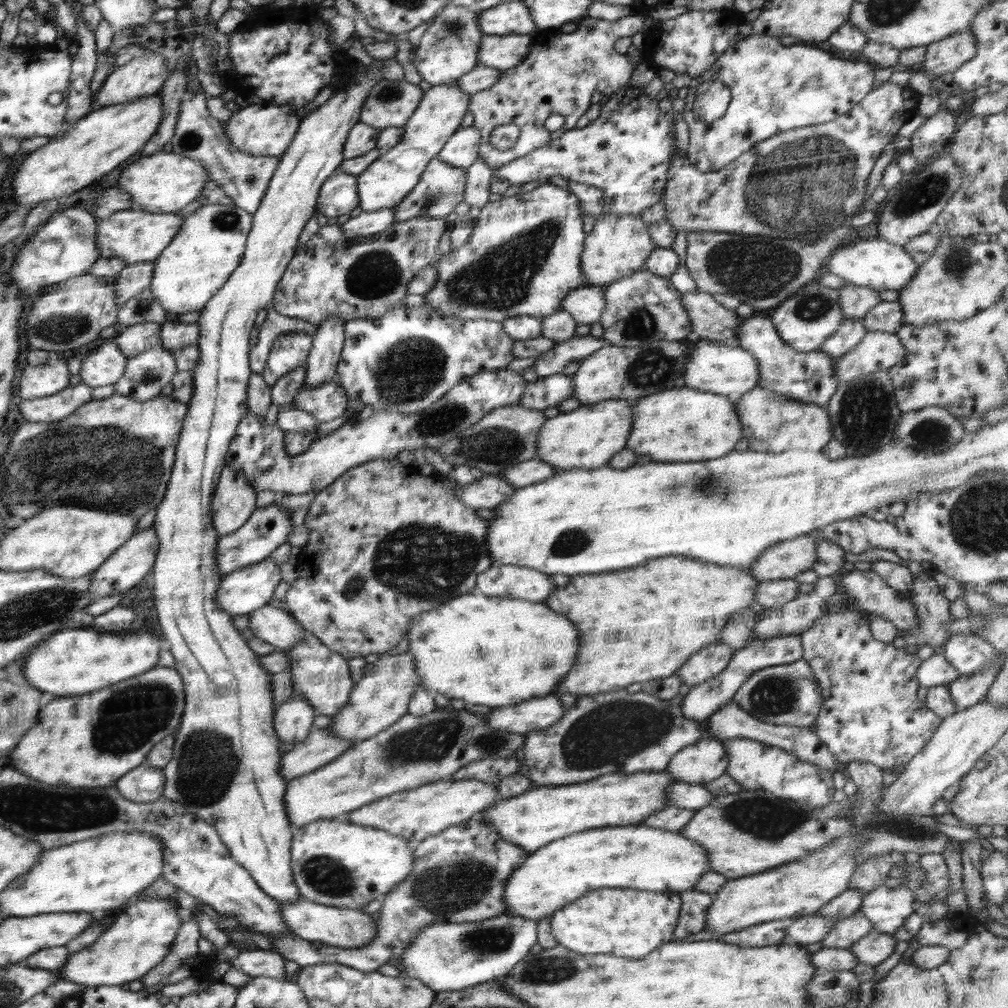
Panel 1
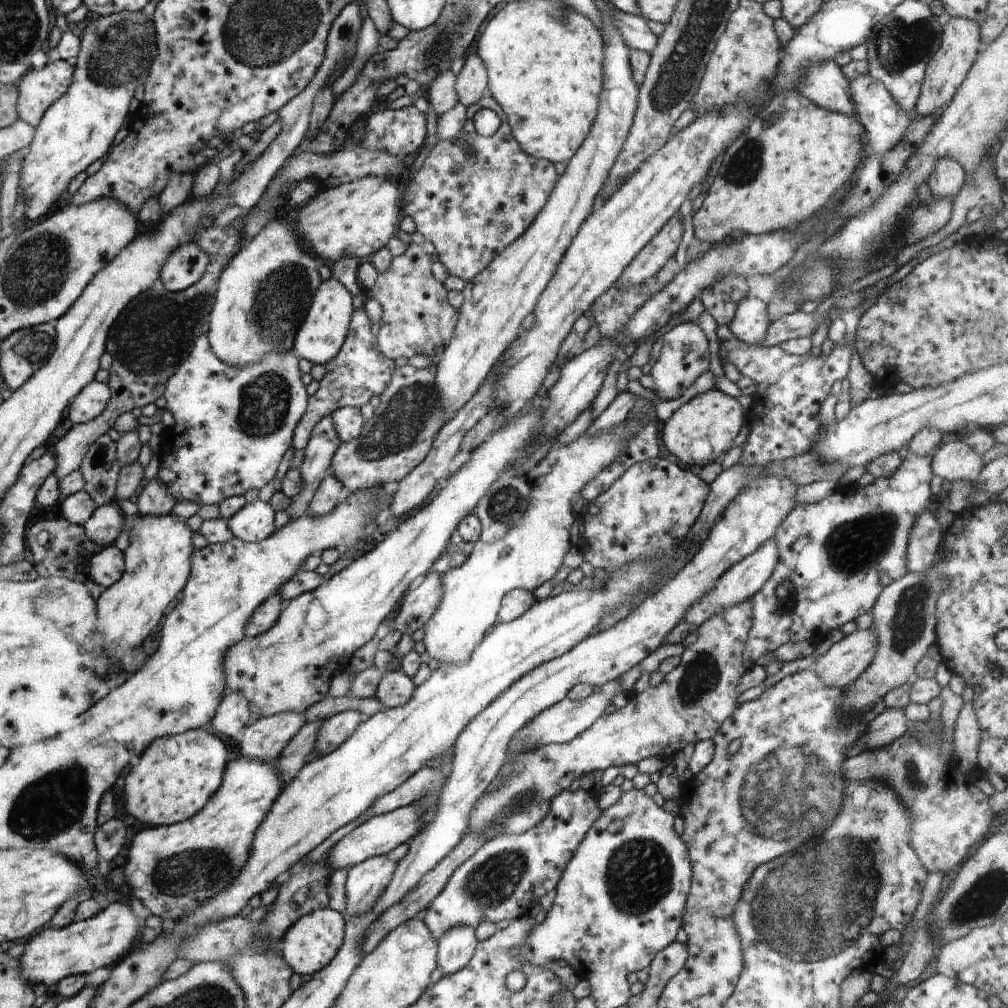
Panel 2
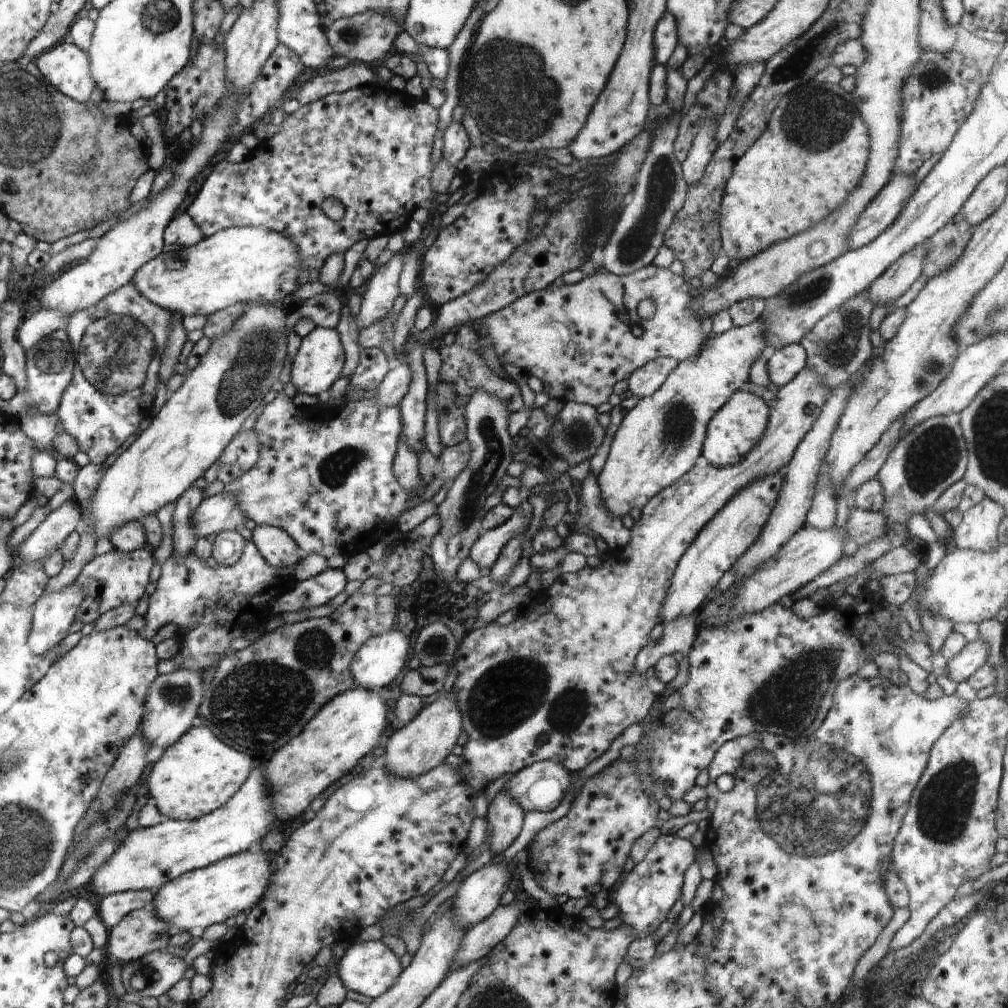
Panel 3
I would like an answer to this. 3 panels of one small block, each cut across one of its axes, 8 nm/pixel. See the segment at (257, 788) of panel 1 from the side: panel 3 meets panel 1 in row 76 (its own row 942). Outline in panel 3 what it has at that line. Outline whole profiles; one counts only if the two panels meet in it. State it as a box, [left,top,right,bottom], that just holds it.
[337,941,401,998]

